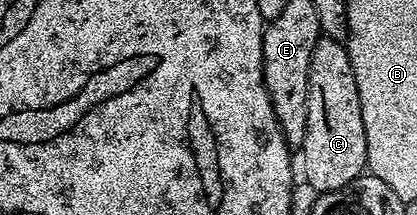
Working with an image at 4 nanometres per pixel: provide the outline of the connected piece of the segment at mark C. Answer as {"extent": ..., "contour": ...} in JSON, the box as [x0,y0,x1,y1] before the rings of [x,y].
{"extent":[300,37,368,194],"contour":[[[330,37],[318,39],[312,48],[312,64],[308,80],[308,128],[300,148],[301,177],[319,194],[352,184],[367,173],[368,140],[364,136],[364,116],[360,112],[360,92],[352,72],[350,57],[341,41]]]}

